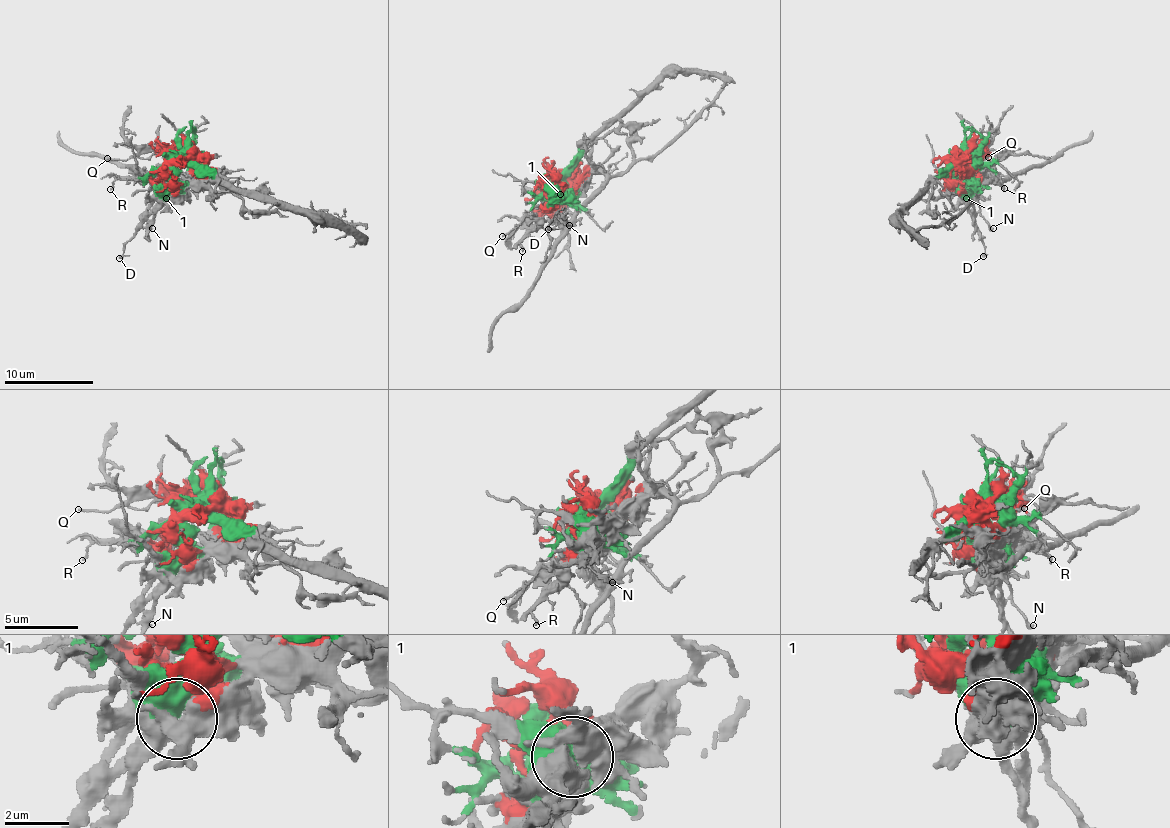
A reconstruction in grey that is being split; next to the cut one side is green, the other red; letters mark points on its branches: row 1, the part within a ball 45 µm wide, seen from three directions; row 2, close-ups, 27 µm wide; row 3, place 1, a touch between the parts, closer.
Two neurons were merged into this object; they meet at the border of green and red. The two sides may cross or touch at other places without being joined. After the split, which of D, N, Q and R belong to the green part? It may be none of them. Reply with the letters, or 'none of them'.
D, N

